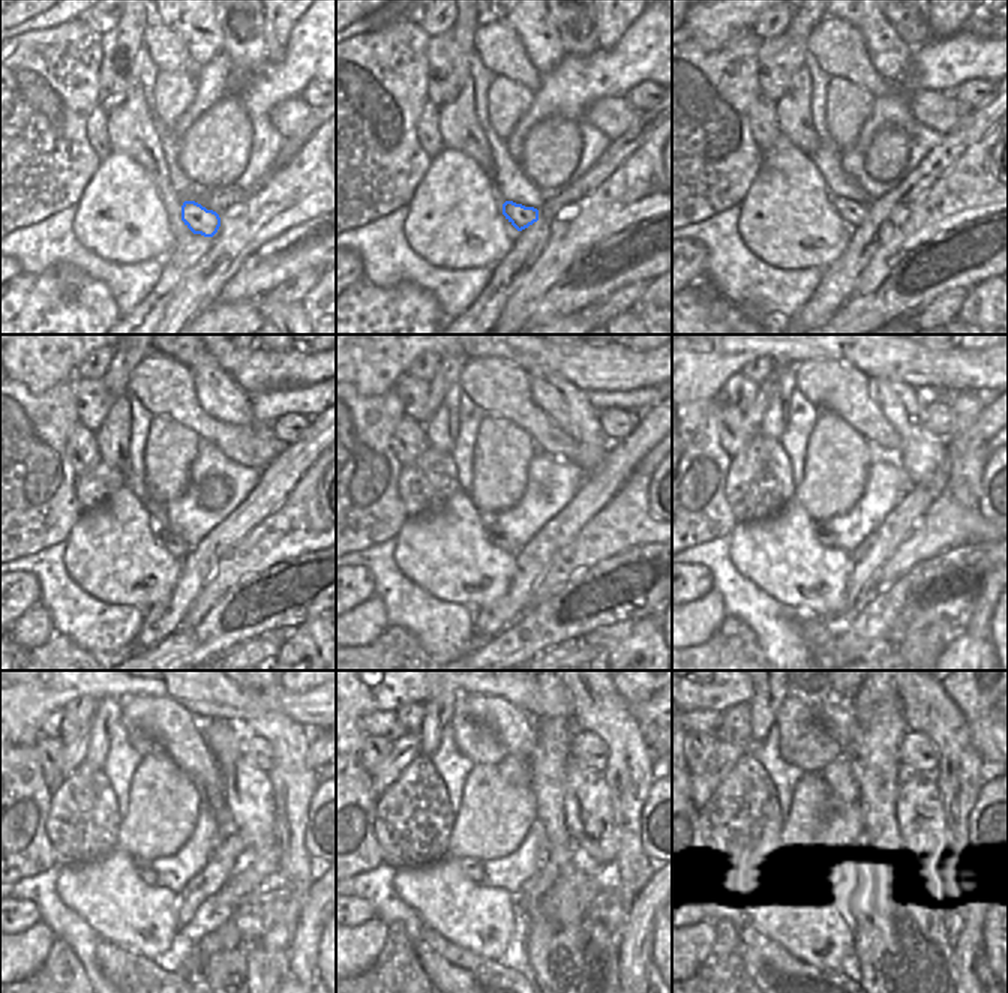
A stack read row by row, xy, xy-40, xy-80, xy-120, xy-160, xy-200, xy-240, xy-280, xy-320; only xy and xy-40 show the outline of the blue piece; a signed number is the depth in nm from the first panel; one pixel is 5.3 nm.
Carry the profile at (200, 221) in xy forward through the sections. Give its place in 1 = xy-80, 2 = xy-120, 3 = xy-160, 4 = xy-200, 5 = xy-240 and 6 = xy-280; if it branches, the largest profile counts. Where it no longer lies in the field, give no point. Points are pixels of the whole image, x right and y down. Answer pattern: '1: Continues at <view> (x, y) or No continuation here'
1: Continues at xy-80 (854, 213)
2: Continues at xy-120 (173, 543)
3: Continues at xy-160 (494, 534)
4: Continues at xy-200 (825, 537)
5: Continues at xy-240 (144, 870)
6: Continues at xy-280 (473, 869).

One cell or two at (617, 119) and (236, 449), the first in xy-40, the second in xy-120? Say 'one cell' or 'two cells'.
one cell

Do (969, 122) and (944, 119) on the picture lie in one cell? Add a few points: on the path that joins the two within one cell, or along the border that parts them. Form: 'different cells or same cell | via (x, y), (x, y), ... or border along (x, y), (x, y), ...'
different cells | border along (968, 108), (944, 135)

